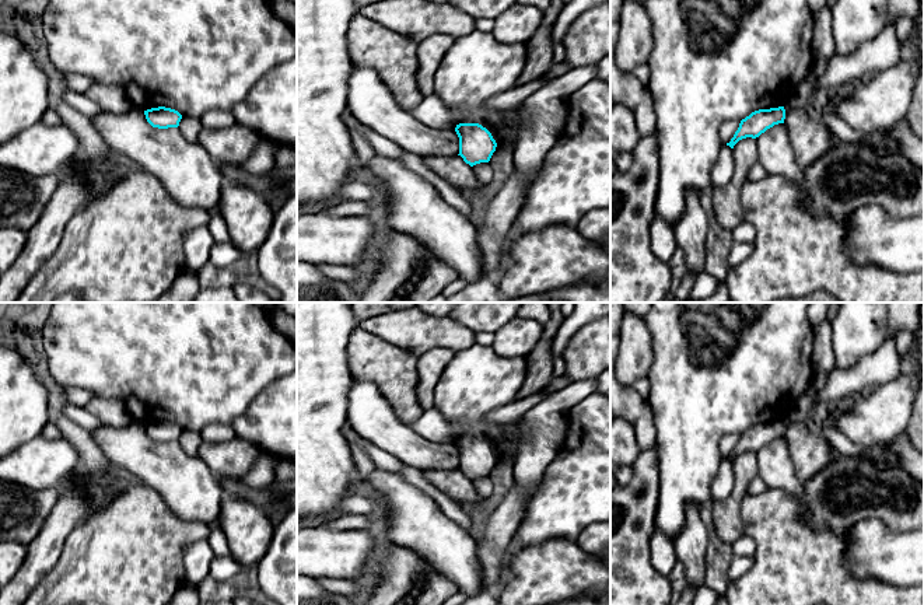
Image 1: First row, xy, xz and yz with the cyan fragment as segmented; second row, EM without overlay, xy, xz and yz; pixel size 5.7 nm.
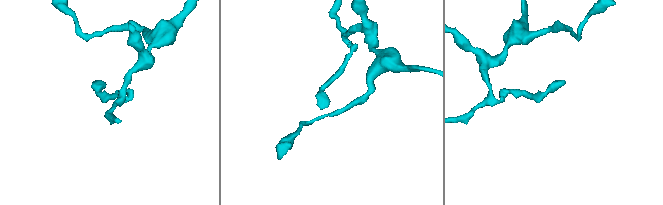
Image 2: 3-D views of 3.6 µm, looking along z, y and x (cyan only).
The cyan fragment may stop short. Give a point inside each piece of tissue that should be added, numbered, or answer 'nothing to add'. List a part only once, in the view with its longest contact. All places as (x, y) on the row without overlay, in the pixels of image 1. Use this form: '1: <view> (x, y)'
nothing to add

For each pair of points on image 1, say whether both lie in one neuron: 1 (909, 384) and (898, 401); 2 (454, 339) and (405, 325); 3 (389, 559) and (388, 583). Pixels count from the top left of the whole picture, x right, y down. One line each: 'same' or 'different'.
1: same
2: same
3: same

